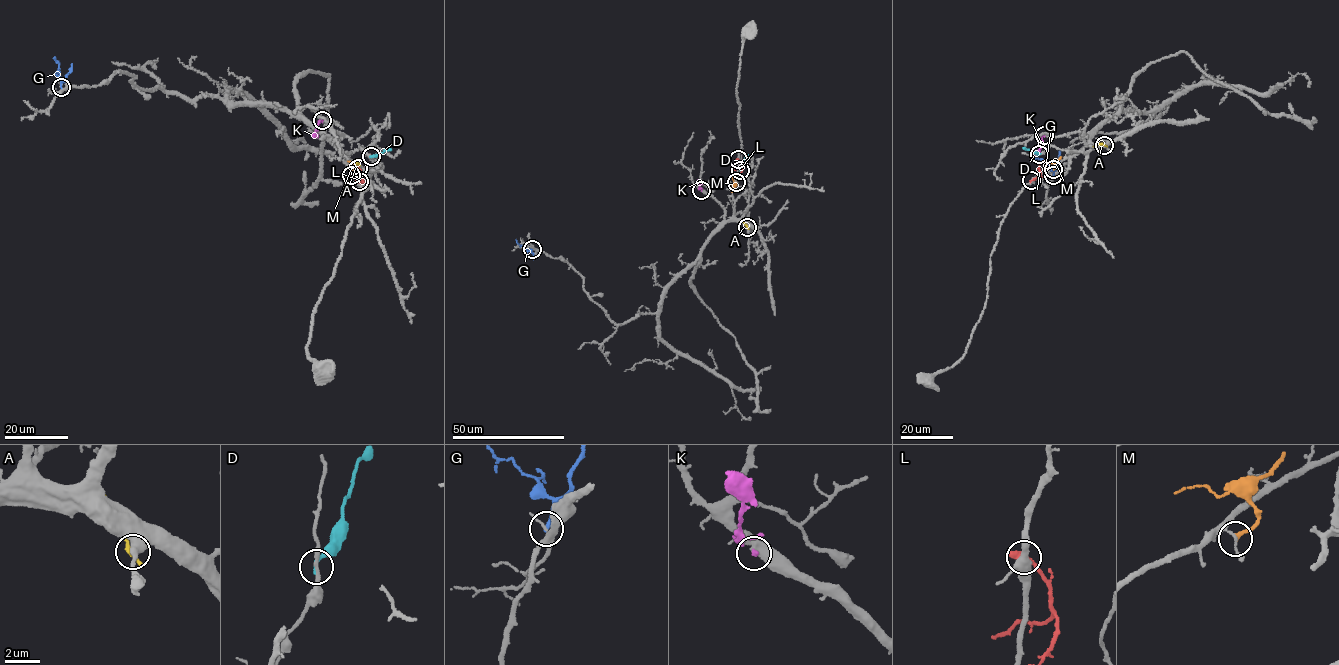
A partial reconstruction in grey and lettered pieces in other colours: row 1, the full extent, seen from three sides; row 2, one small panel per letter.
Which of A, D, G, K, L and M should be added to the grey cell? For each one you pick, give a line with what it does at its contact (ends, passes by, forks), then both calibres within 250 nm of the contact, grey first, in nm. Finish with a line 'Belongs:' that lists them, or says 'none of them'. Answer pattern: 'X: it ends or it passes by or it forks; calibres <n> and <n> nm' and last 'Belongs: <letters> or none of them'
Belongs: none of them

